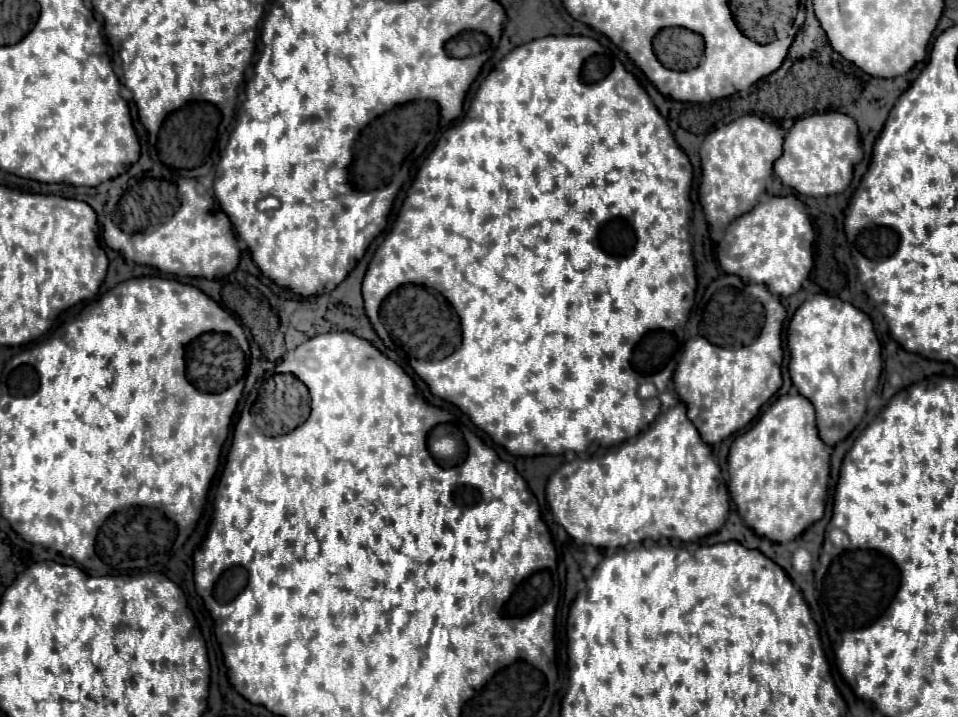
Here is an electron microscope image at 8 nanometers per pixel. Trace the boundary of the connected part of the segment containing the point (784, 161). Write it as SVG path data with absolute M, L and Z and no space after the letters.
M825 112L801 118L785 136L783 156L775 162L775 174L783 184L803 196L827 196L843 192L853 178L853 166L863 160L857 122L841 112Z

